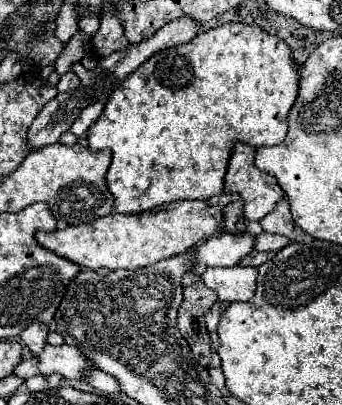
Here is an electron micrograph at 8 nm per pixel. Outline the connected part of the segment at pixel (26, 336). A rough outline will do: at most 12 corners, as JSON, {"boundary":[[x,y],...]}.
{"boundary":[[32,323],[22,331],[22,341],[32,355],[46,345],[48,325]]}

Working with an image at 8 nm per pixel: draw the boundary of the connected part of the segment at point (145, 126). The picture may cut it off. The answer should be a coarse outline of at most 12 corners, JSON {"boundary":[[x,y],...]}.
{"boundary":[[226,23],[152,55],[88,129],[116,213],[222,195],[282,143],[290,47]]}

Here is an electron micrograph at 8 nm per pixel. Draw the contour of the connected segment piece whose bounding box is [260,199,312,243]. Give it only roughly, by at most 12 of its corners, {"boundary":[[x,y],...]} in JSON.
{"boundary":[[286,199],[262,221],[266,233],[282,233],[290,241],[310,243],[312,235],[296,227]]}

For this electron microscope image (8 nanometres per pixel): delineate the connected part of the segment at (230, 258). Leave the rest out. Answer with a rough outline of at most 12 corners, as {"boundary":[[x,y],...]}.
{"boundary":[[256,235],[210,237],[196,251],[194,271],[234,267],[254,251]]}

